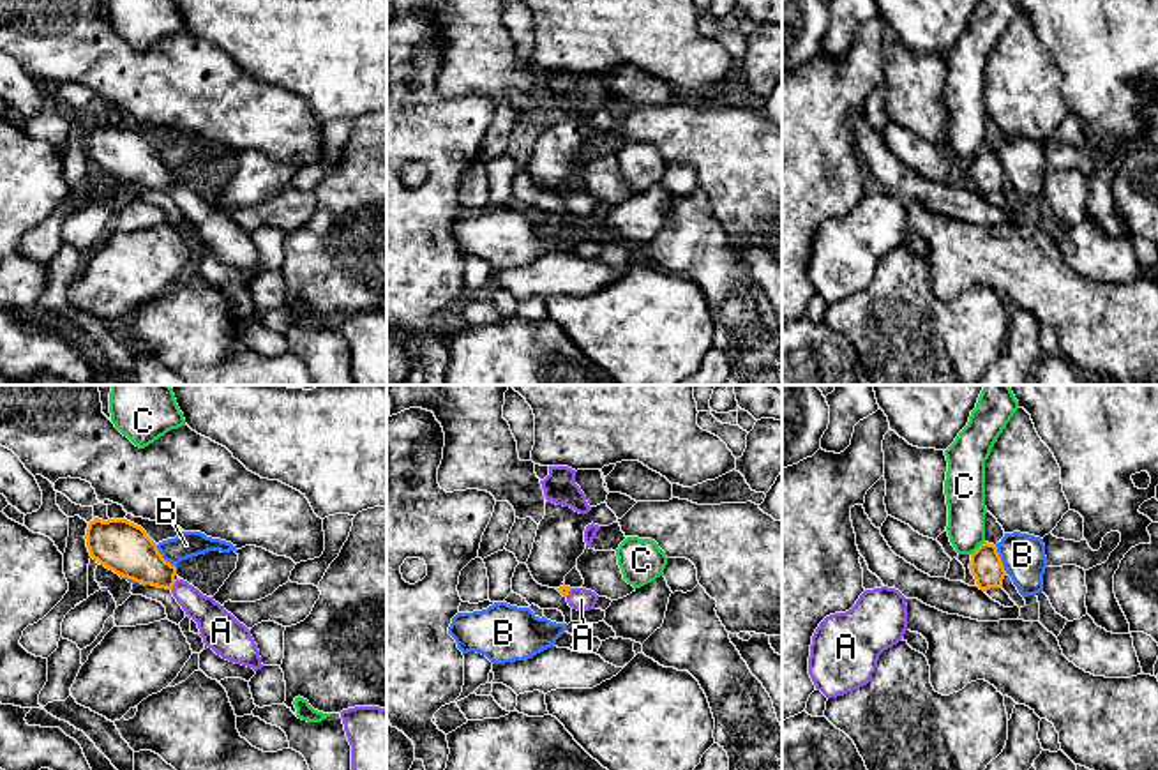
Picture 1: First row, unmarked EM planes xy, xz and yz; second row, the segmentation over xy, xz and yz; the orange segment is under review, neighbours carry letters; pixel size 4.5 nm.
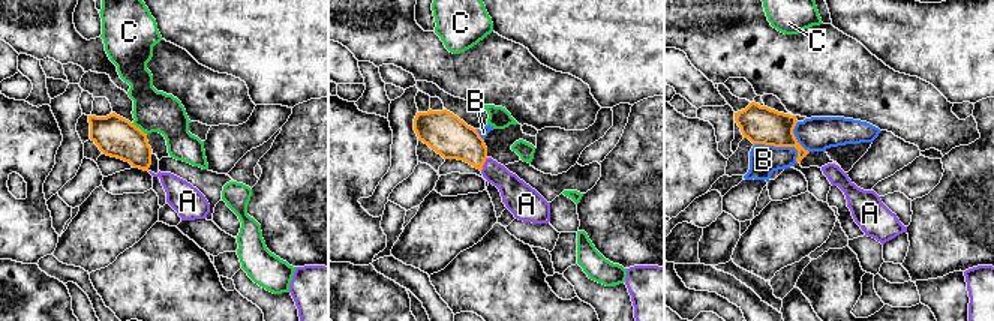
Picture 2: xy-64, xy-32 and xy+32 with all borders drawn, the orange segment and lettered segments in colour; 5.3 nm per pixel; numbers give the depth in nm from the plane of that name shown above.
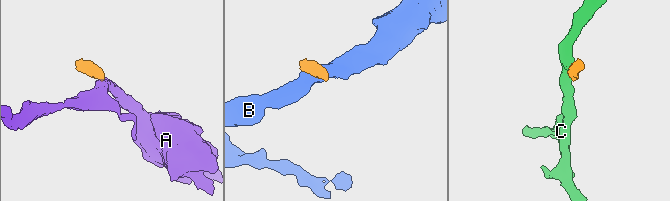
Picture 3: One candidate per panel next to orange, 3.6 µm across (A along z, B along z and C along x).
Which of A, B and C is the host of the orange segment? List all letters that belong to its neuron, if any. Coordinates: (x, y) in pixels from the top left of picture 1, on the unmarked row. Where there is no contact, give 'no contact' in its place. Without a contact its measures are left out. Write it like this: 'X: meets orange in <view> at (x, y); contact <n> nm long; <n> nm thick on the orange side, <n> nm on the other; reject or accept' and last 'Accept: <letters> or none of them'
A: meets orange in xy at (173, 188); contact 50 nm long; 220 nm thick on the orange side, 150 nm on the other; accept
B: meets orange in yz at (1000, 165); contact 140 nm long; 150 nm thick on the orange side, 200 nm on the other; reject
C: meets orange in yz at (978, 152); contact 90 nm long; 150 nm thick on the orange side, 180 nm on the other; reject
Accept: A

